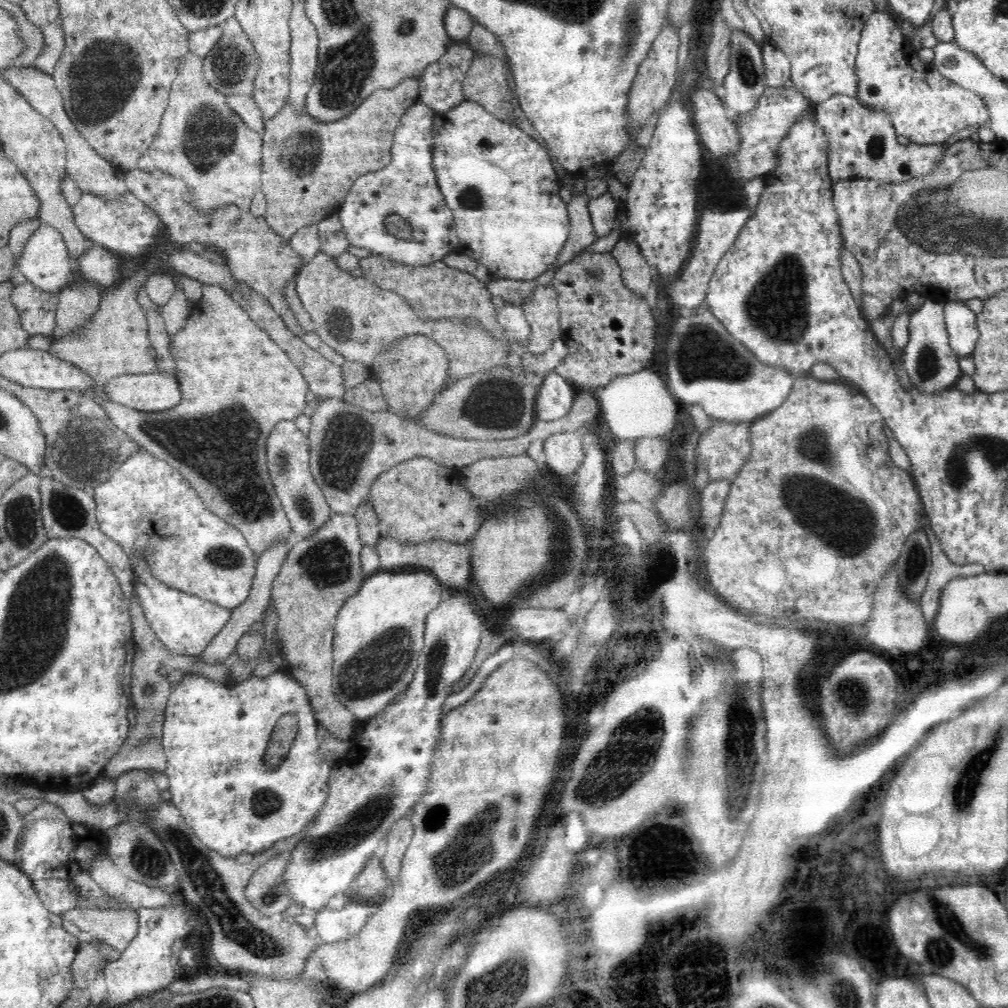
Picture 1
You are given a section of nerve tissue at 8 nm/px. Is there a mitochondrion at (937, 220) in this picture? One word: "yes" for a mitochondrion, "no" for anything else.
yes

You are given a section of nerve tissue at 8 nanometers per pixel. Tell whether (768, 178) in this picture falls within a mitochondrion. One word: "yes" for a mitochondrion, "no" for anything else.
no

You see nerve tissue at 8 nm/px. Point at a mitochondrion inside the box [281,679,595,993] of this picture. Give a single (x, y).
(355, 831)

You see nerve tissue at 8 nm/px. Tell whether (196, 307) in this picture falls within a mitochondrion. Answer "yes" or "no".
no

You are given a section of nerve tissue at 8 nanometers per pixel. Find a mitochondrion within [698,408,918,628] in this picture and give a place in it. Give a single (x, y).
(829, 512)

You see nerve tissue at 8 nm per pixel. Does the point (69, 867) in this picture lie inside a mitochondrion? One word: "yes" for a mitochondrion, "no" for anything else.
no

